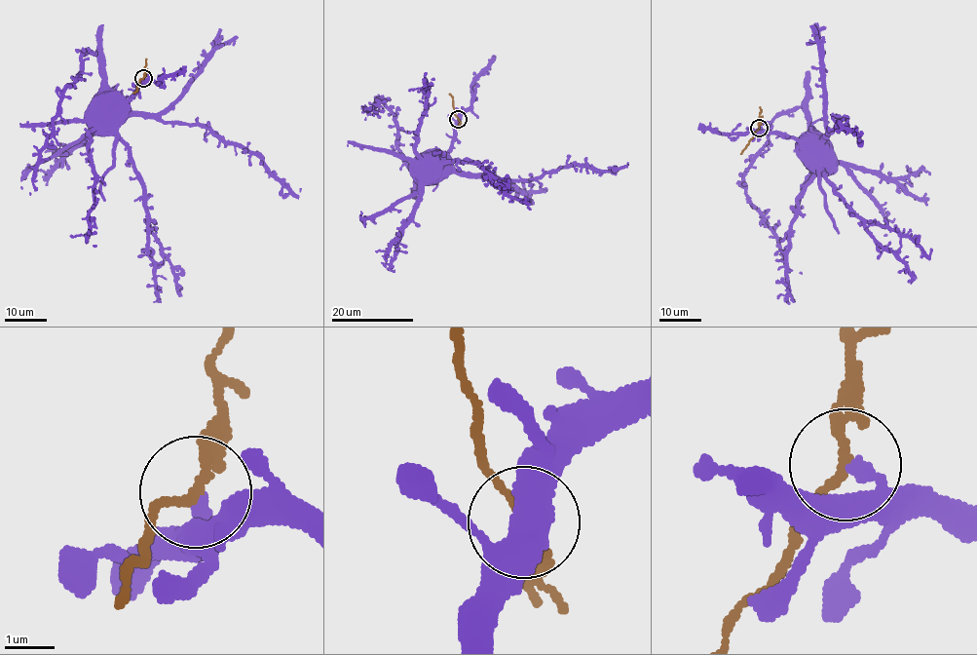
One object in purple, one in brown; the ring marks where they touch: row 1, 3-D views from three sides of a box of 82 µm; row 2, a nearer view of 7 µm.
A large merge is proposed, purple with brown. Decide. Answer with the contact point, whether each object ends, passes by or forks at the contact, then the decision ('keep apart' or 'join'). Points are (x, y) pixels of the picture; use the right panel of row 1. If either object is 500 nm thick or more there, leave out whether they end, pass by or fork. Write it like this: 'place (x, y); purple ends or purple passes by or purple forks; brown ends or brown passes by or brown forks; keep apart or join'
place (759, 128); purple ends; brown passes by; keep apart

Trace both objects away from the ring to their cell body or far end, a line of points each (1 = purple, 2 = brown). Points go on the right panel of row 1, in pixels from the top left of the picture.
1: (759, 128), (770, 134), (793, 136), (800, 139), (800, 146), (811, 151)
2: (759, 128), (740, 153)

